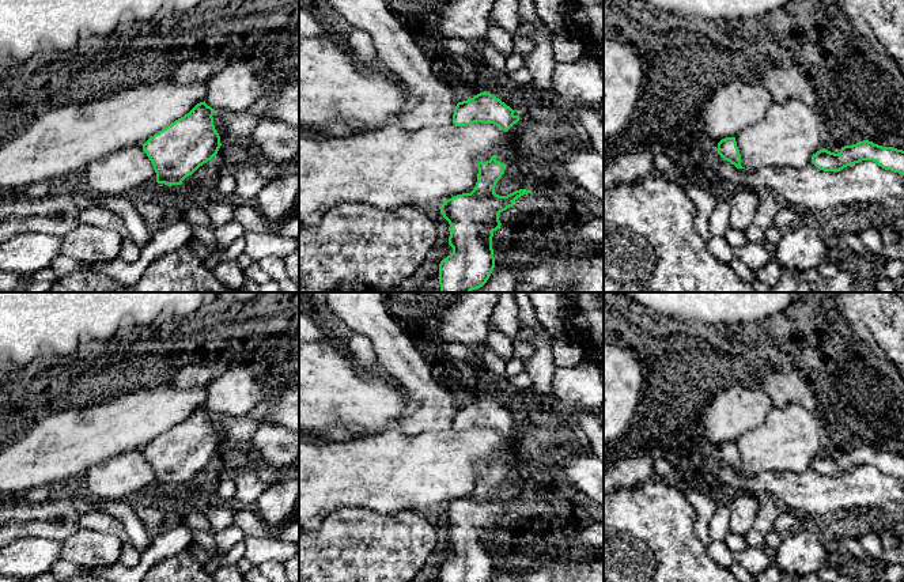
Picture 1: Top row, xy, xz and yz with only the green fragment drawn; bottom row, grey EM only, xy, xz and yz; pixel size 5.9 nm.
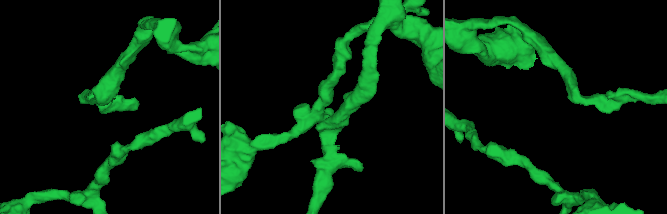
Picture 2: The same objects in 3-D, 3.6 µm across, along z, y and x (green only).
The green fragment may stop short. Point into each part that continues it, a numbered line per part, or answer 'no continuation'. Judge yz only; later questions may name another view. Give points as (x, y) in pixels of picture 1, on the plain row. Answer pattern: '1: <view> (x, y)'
no continuation

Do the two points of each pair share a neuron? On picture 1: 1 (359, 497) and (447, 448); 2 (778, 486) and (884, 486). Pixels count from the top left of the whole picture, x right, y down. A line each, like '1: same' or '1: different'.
1: same
2: same

